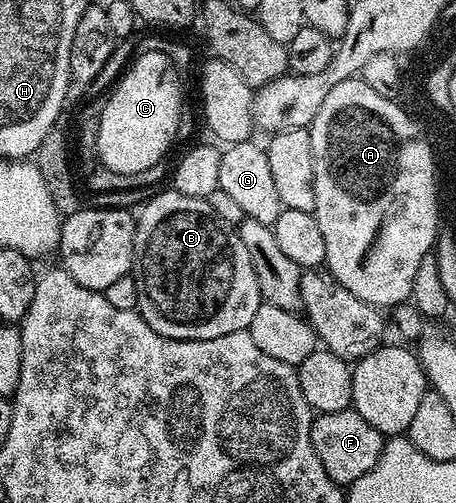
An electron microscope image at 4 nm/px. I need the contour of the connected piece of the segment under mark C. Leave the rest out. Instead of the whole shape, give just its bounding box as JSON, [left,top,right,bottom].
[98,51,183,175]

